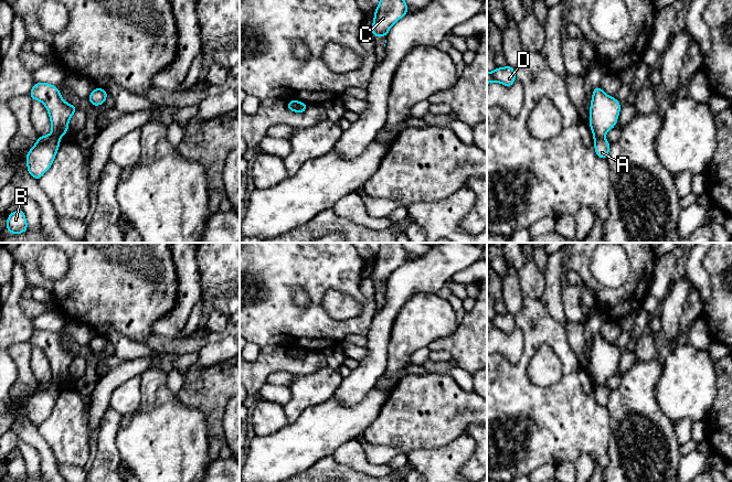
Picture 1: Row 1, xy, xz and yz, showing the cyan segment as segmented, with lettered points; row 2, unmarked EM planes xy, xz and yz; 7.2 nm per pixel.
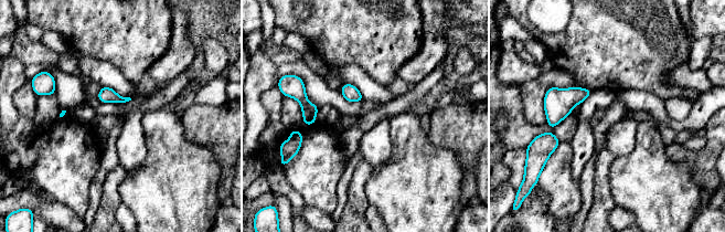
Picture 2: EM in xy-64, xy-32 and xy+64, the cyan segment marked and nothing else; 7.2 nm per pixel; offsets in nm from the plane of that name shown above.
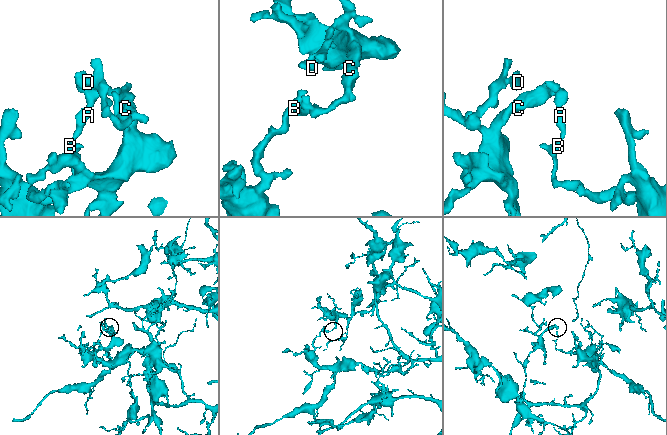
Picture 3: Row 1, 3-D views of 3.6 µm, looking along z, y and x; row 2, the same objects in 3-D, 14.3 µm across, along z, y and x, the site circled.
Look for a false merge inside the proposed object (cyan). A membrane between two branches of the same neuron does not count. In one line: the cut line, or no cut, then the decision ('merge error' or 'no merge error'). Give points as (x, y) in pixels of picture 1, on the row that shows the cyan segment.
cut in yz along (594, 136), (603, 138); merge error

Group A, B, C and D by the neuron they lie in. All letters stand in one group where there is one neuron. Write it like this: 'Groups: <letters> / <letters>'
Groups: A B / C D

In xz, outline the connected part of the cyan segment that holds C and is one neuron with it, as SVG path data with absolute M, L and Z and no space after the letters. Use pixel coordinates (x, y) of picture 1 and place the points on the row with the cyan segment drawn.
M380 0L374 12L371 33L374 38L382 35L386 39L390 28L407 12L407 6L404 0Z

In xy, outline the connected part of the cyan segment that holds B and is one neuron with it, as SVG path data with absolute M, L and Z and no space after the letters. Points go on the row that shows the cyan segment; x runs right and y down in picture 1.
M20 208L11 213L7 218L6 228L11 234L22 234L28 229L28 223L23 210Z

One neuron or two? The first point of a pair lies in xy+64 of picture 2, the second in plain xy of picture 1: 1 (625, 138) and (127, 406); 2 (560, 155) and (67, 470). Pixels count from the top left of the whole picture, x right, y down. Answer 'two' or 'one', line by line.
1: one
2: two

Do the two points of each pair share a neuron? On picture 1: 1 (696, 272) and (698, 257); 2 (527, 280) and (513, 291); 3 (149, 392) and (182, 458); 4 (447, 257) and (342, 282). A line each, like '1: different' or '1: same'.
1: same
2: different
3: same
4: different

